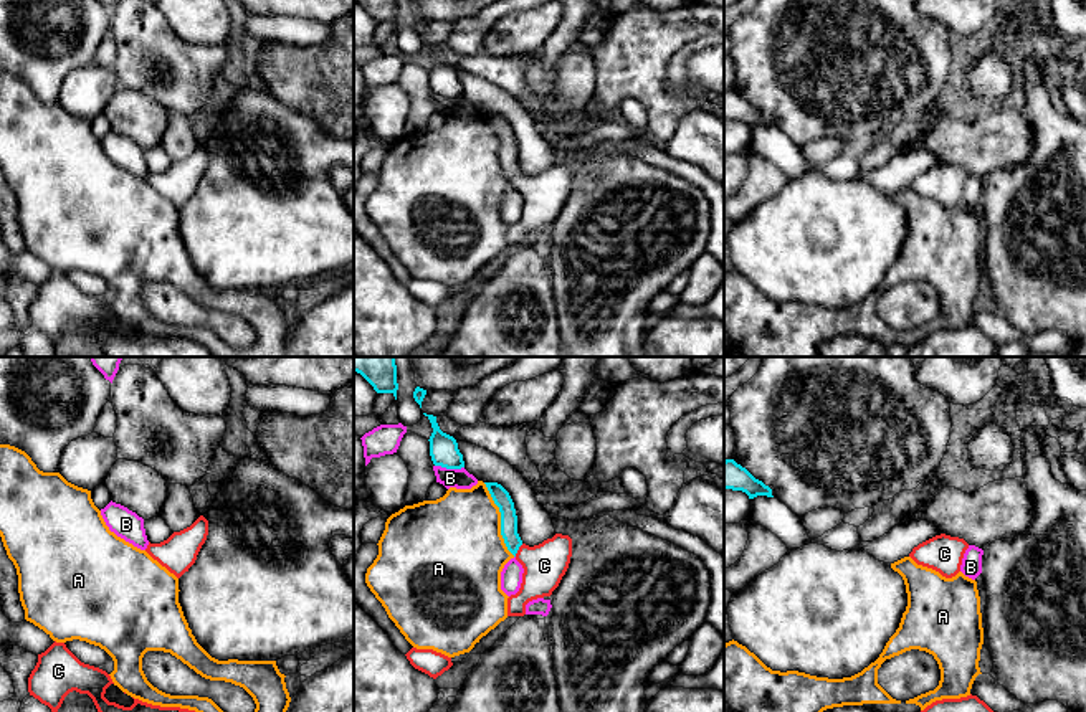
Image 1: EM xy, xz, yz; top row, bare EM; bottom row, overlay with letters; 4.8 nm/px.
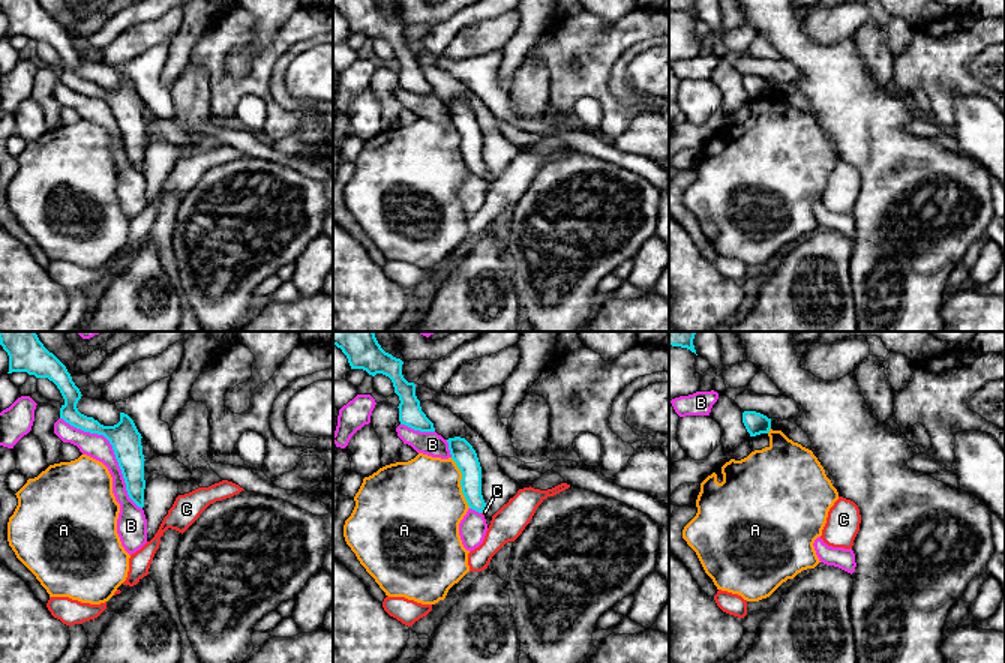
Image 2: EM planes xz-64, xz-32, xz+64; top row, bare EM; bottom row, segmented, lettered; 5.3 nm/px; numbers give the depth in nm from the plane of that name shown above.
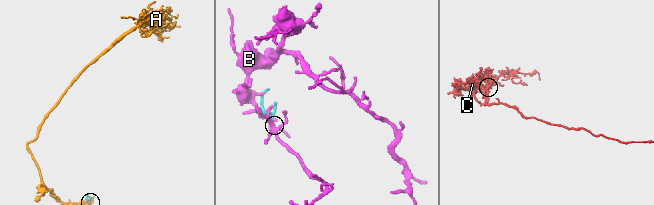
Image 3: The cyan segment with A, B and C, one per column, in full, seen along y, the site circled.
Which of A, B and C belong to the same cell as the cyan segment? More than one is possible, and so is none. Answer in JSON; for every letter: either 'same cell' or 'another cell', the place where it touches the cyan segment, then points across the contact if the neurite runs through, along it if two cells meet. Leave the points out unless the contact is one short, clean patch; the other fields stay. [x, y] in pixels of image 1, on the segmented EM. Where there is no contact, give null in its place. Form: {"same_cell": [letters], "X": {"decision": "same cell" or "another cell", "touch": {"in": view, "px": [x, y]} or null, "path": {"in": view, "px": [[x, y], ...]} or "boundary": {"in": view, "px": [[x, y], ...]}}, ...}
{"same_cell": ["C"], "A": {"decision": "another cell", "touch": {"in": "xz", "px": [501, 519]}}, "B": {"decision": "another cell", "touch": {"in": "xz", "px": [450, 468]}}, "C": {"decision": "same cell", "touch": {"in": "xz", "px": [518, 549]}, "path": {"in": "xz", "px": [[503, 501], [508, 531], [518, 549], [544, 565]]}}}

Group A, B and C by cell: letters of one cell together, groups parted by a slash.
A / B / C

